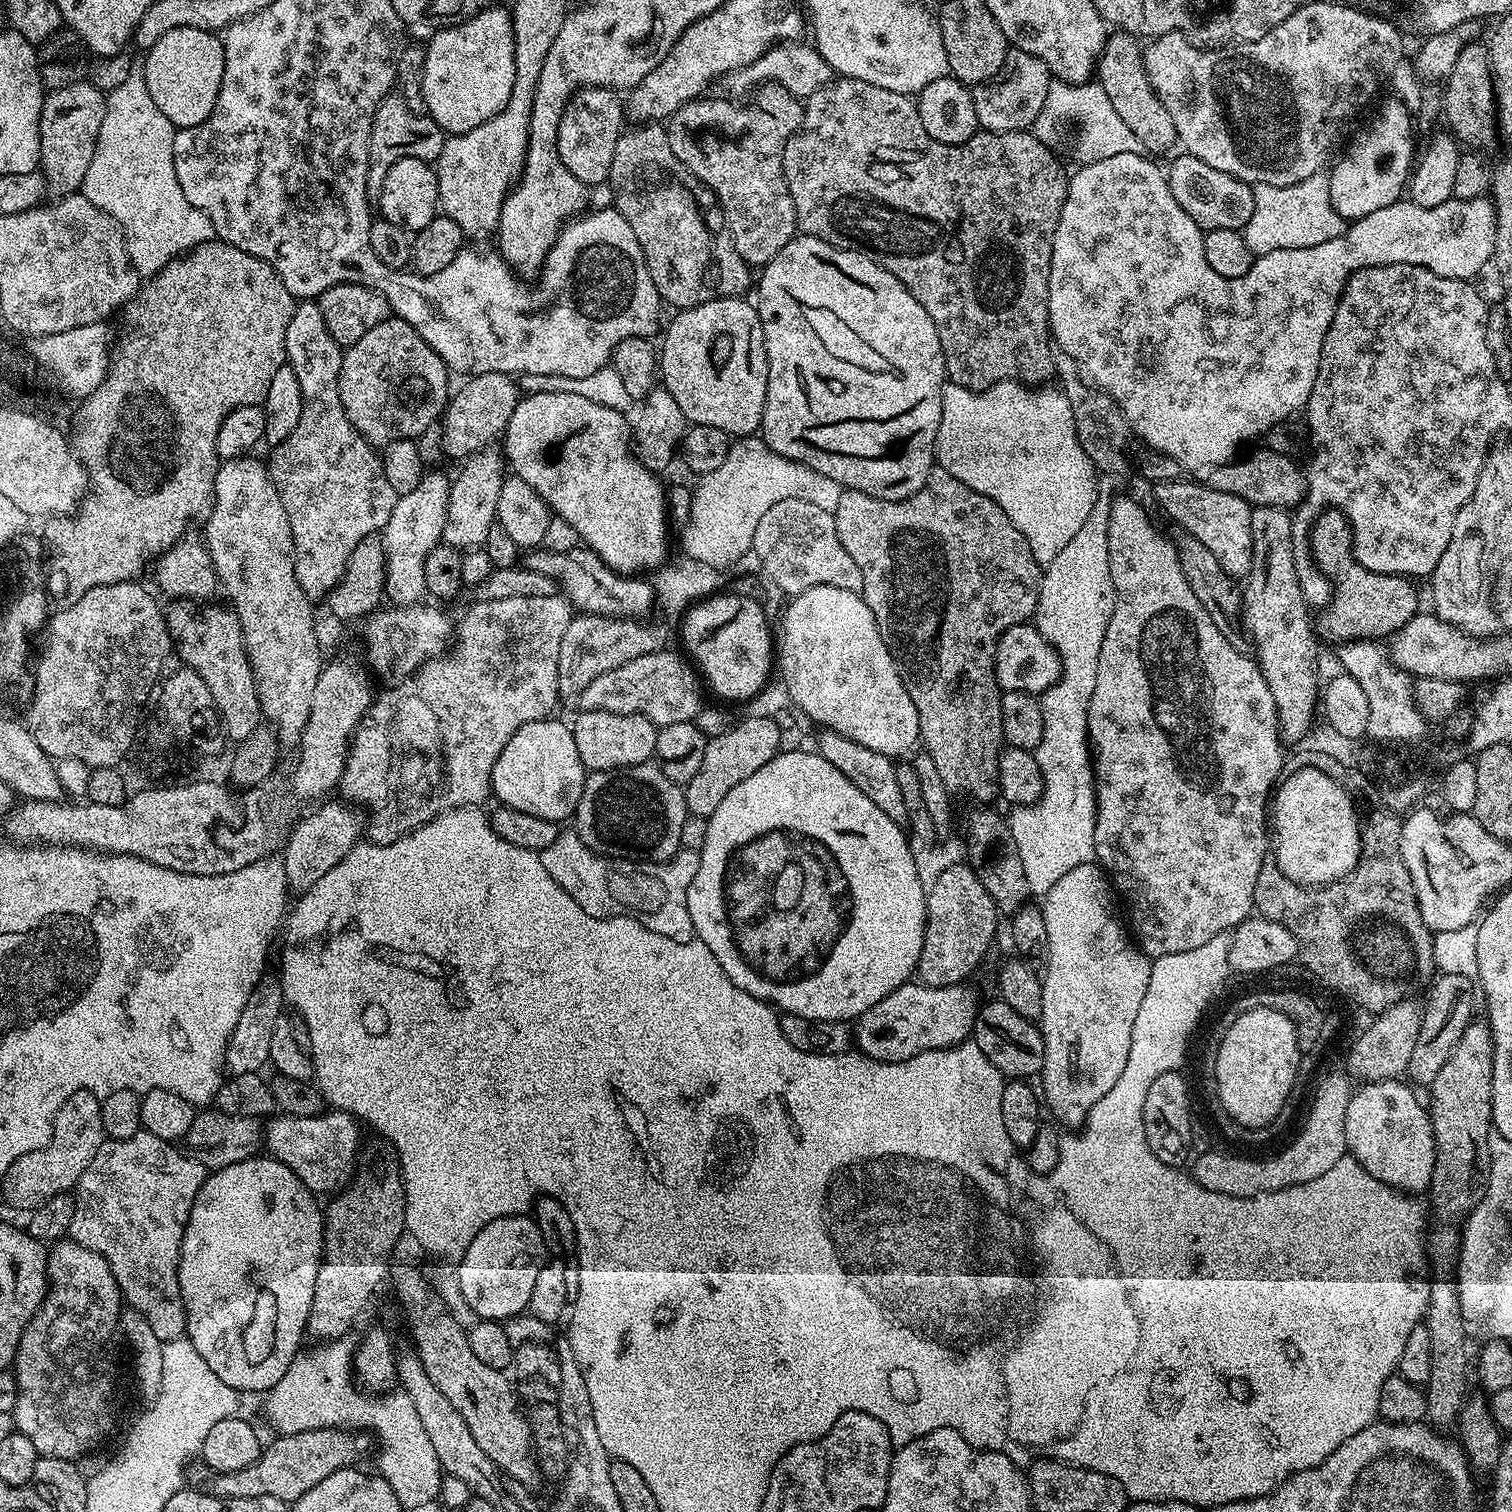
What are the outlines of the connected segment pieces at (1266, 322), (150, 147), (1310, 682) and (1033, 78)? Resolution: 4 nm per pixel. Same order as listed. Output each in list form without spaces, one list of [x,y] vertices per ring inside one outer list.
[[[1138,152],[1114,154],[1114,158],[1102,158],[1102,162],[1085,164],[1077,167],[1076,173],[1071,173],[1066,202],[1058,218],[1058,230],[1054,230],[1054,250],[1050,258],[1048,326],[1055,347],[1077,360],[1087,379],[1107,396],[1114,398],[1128,419],[1131,435],[1135,439],[1137,436],[1138,439],[1145,440],[1148,443],[1145,445],[1151,451],[1169,456],[1180,464],[1181,469],[1187,471],[1189,468],[1192,472],[1203,473],[1220,464],[1229,464],[1237,459],[1241,451],[1239,448],[1247,440],[1252,440],[1255,436],[1256,439],[1263,437],[1273,425],[1295,417],[1299,408],[1300,411],[1307,409],[1314,382],[1318,378],[1318,362],[1322,358],[1322,342],[1326,338],[1326,330],[1330,330],[1330,322],[1334,322],[1334,314],[1338,310],[1344,288],[1355,272],[1387,264],[1413,264],[1434,274],[1442,274],[1442,278],[1471,281],[1476,278],[1472,276],[1478,275],[1487,264],[1489,267],[1496,251],[1496,206],[1491,199],[1482,196],[1475,196],[1472,200],[1453,198],[1442,202],[1442,206],[1423,208],[1410,199],[1401,198],[1390,206],[1382,206],[1382,210],[1374,210],[1374,214],[1366,214],[1361,220],[1351,221],[1350,226],[1345,227],[1338,238],[1330,238],[1330,242],[1318,242],[1318,246],[1294,250],[1270,250],[1270,254],[1253,259],[1249,275],[1227,280],[1206,263],[1206,254],[1202,250],[1204,229],[1196,225],[1194,218],[1190,218],[1182,206],[1178,206],[1178,198],[1170,194],[1165,169],[1159,168],[1152,160],[1155,159]]]
[[[133,70],[126,82],[107,93],[102,114],[102,130],[90,170],[86,170],[82,194],[98,210],[110,214],[124,231],[128,260],[141,278],[158,275],[165,266],[197,244],[205,244],[216,231],[182,194],[174,174],[174,138],[178,129],[158,110],[150,90],[146,90],[143,71]]]
[[[1255,506],[1250,514],[1250,538],[1252,539],[1252,569],[1246,577],[1246,583],[1242,588],[1242,624],[1246,629],[1247,635],[1250,637],[1251,647],[1254,649],[1254,659],[1260,666],[1260,673],[1266,678],[1266,686],[1270,686],[1270,694],[1274,694],[1274,702],[1276,703],[1276,713],[1280,719],[1280,739],[1285,745],[1296,746],[1301,743],[1300,739],[1307,734],[1312,728],[1312,718],[1314,712],[1318,710],[1318,684],[1316,688],[1316,663],[1320,660],[1321,641],[1318,639],[1313,621],[1308,620],[1310,609],[1308,603],[1304,600],[1304,585],[1298,578],[1298,568],[1294,566],[1294,542],[1292,541],[1292,517],[1289,509],[1279,508],[1278,506]]]
[[[1009,47],[1000,73],[985,84],[972,88],[974,114],[978,114],[980,128],[985,132],[1023,132],[1031,129],[1046,102],[1053,79],[1052,71],[1042,58],[1026,54],[1026,50],[1021,48]]]

